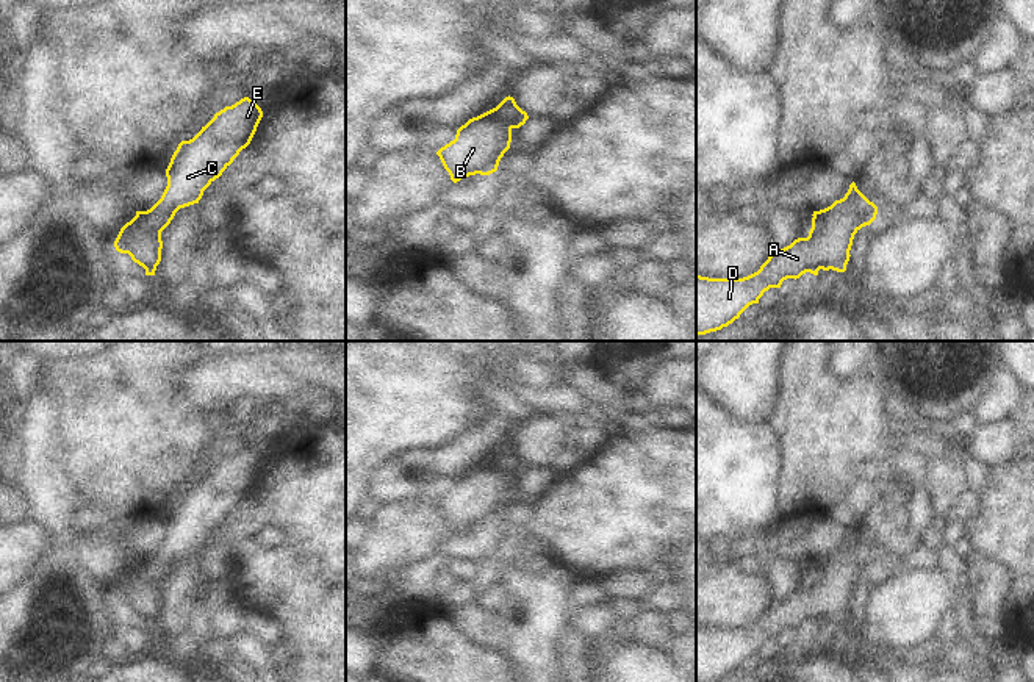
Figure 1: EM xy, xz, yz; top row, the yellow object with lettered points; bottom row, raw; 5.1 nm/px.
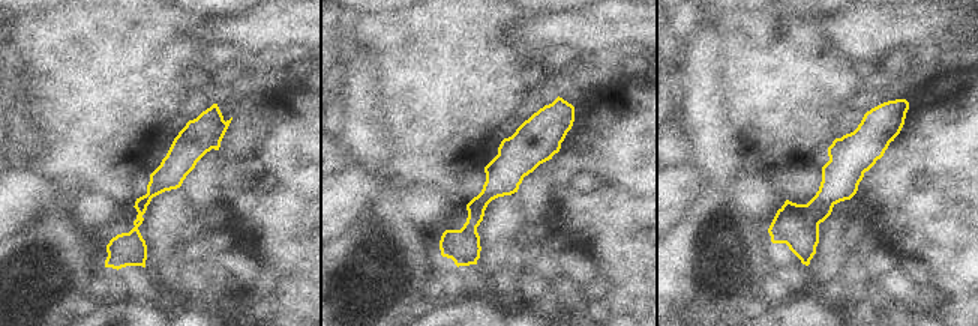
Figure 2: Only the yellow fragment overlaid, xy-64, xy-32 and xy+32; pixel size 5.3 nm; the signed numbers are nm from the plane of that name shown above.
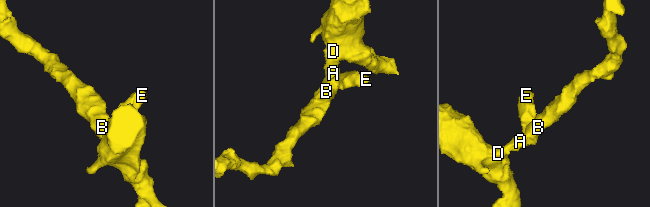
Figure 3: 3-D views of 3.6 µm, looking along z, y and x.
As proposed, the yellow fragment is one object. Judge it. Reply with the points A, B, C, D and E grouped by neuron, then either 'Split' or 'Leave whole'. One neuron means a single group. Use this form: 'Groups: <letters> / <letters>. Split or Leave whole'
Groups: A B D / C E. Split.

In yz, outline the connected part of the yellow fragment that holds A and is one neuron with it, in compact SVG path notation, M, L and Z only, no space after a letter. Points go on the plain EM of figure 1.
M853 532L843 549L817 562L807 588L773 599L760 619L743 629L709 629L696 624L696 682L727 677L770 638L818 621L845 623L854 585L870 576L878 557Z

